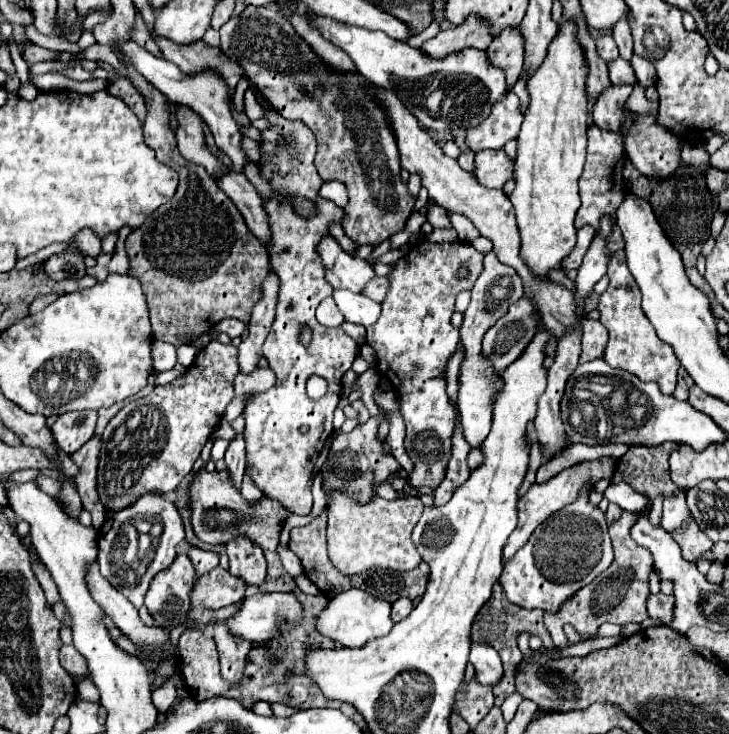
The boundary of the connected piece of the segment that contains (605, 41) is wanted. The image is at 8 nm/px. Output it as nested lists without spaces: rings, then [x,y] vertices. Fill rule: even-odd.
[[[605,32],[605,34],[597,36],[595,42],[597,42],[597,52],[599,52],[599,56],[601,56],[605,62],[609,62],[609,60],[613,60],[613,58],[619,56],[617,44],[615,44],[611,32]]]

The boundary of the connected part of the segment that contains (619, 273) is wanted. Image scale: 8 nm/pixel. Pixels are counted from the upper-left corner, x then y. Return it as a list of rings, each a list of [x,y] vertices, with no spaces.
[[[618,250],[611,256],[607,276],[609,276],[609,288],[601,294],[597,308],[601,312],[599,322],[609,332],[609,340],[605,346],[605,360],[611,366],[621,366],[631,374],[647,376],[647,380],[655,380],[661,388],[673,390],[677,386],[677,370],[681,362],[677,362],[673,348],[657,338],[651,322],[645,318],[641,310],[641,292],[627,267],[624,250]]]

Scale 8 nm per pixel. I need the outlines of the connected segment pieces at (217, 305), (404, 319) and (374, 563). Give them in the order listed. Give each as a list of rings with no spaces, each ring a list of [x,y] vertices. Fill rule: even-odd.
[[[129,70],[129,80],[135,82],[135,86],[145,94],[147,104],[149,104],[149,114],[147,122],[143,128],[145,144],[153,148],[155,158],[163,162],[165,166],[173,168],[179,174],[179,186],[175,196],[157,208],[153,216],[149,216],[139,228],[135,228],[125,242],[125,250],[129,256],[129,272],[135,276],[145,292],[147,304],[149,304],[149,314],[151,314],[151,326],[153,326],[153,336],[157,340],[165,340],[173,346],[183,346],[183,338],[197,338],[203,332],[209,332],[215,328],[215,324],[223,318],[237,318],[241,322],[249,322],[251,310],[257,304],[257,298],[261,296],[261,282],[267,278],[271,264],[269,264],[269,254],[249,234],[249,228],[245,226],[245,220],[241,218],[241,212],[235,208],[233,202],[225,196],[225,192],[205,174],[203,166],[197,166],[193,162],[187,162],[175,142],[175,132],[167,126],[169,122],[169,110],[167,110],[167,98],[153,90],[149,82],[143,78],[137,78],[133,70]]]
[[[419,242],[405,258],[395,262],[389,272],[389,290],[381,302],[381,316],[367,328],[367,344],[377,354],[377,368],[391,378],[401,402],[401,416],[405,420],[405,450],[413,460],[413,472],[407,484],[425,484],[437,488],[447,472],[451,458],[451,436],[455,430],[455,410],[447,396],[445,368],[447,360],[457,348],[457,328],[451,326],[455,296],[461,290],[471,290],[483,272],[483,254],[471,244],[455,242]],[[467,264],[469,276],[459,280],[455,270]]]
[[[333,492],[331,498],[333,500],[329,504],[327,546],[329,558],[337,566],[337,570],[341,570],[343,574],[361,574],[367,572],[369,568],[413,570],[415,566],[419,566],[421,556],[411,540],[413,526],[417,524],[417,518],[420,518],[424,508],[418,496],[393,501],[375,496],[365,506],[351,502],[343,492]],[[391,518],[393,522],[389,522]]]

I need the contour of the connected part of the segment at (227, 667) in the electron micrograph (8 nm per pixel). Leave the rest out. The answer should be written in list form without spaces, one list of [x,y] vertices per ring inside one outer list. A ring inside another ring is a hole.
[[[223,622],[215,624],[215,644],[221,660],[221,678],[229,684],[235,684],[235,682],[241,682],[243,678],[251,644],[241,638],[233,638],[227,632],[229,630],[225,630]]]

